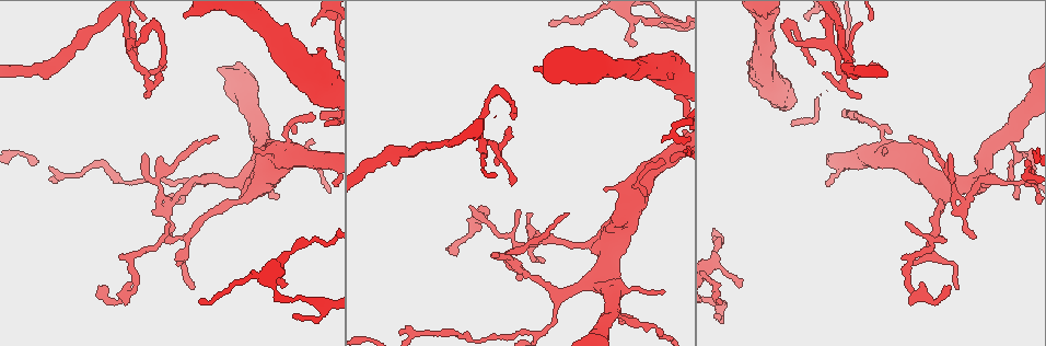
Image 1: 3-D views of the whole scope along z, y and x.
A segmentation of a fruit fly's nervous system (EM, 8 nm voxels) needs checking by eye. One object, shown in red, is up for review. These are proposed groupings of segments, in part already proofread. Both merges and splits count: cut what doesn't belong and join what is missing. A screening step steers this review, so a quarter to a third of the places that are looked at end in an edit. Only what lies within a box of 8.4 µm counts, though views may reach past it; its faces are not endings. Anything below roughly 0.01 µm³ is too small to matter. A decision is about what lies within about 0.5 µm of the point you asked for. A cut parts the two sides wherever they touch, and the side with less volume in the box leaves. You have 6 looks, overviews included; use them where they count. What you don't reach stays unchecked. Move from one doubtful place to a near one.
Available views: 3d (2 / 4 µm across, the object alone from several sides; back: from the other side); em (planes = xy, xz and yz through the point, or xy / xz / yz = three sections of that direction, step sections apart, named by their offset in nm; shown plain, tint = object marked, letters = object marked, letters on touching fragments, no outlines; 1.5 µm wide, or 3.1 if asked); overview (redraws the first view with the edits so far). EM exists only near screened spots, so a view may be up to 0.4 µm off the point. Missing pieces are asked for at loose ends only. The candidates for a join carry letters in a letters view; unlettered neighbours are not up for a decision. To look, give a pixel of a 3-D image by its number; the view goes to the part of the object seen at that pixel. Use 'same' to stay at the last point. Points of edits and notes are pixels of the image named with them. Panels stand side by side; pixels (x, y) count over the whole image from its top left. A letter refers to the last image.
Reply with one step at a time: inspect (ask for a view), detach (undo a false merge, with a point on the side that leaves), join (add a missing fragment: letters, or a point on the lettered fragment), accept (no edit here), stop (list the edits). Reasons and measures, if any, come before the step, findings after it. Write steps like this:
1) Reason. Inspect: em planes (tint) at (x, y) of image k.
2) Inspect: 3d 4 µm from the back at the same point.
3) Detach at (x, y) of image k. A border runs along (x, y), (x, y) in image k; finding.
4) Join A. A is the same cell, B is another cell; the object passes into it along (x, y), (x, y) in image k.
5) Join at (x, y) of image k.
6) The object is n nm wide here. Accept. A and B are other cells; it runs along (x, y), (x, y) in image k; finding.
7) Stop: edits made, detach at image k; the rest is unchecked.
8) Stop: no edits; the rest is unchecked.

Long arm stops here. Inspect: 3d 4 µm at (456, 252) of image 1.

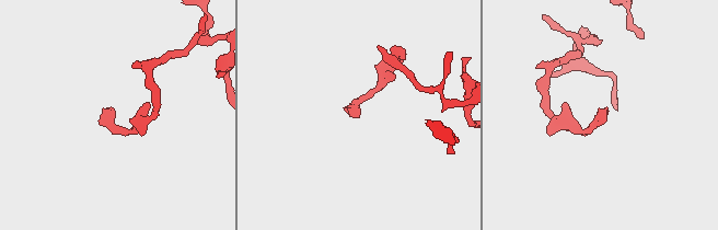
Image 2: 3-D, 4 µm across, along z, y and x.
Shape alone is not enough. Inspect: em planes (letters) at (355, 115) of image 2.

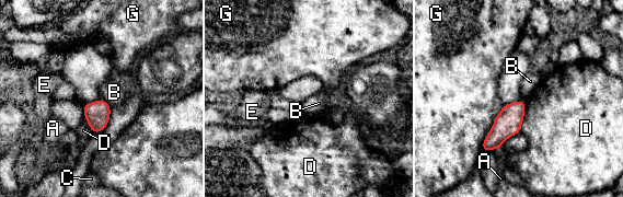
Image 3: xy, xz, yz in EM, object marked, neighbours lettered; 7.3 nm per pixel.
The object is 190 nm wide here. Accept. A, B, C, D, E and G are other cells; a border runs along (526, 101), (526, 112), (520, 131) in image 3; none of them fits.

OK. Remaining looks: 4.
Inspect: 3d 4 µm at (160, 74) of image 1.

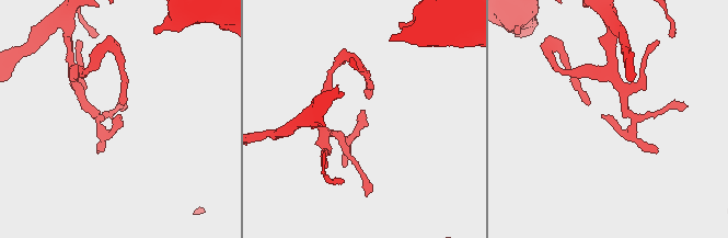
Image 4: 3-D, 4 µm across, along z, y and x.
Need the tissue. Inspect: em planes (letters) at (363, 111) of image 4.

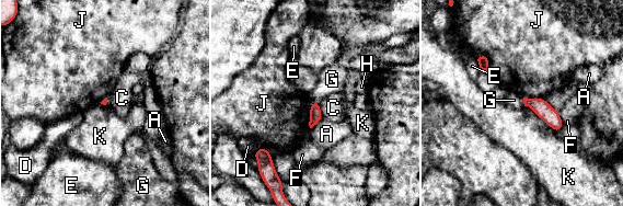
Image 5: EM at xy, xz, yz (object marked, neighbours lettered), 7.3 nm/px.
Accept. A, C, D, E, F, G, H, J and K are other cells; a border runs along (525, 105), (531, 109), (556, 133) in image 5; no lettered fragment goes on from it.

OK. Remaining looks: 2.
Stop: no edits; the rest is unchecked.

